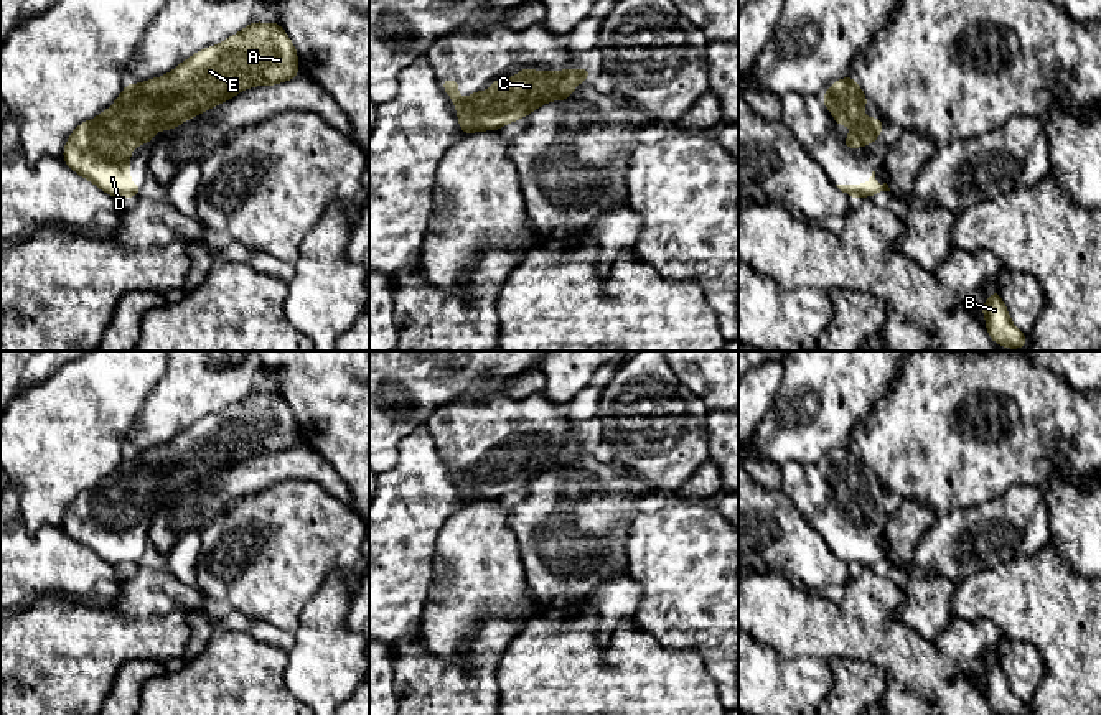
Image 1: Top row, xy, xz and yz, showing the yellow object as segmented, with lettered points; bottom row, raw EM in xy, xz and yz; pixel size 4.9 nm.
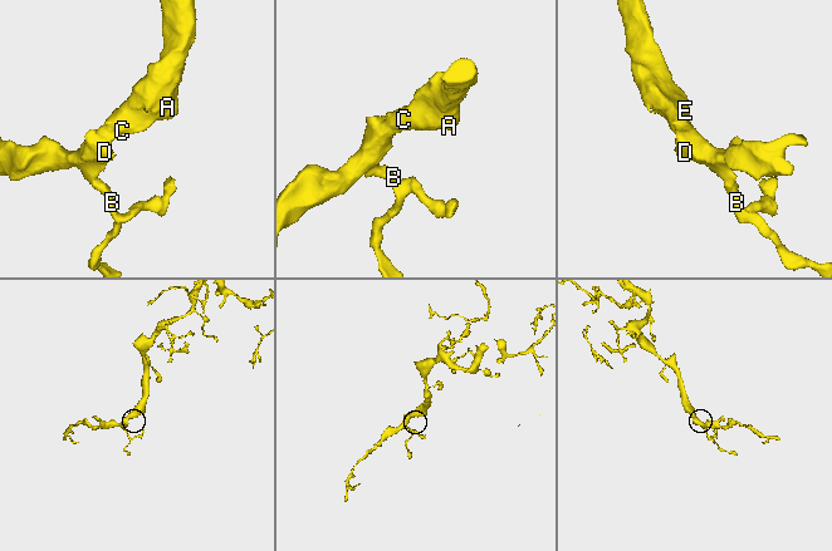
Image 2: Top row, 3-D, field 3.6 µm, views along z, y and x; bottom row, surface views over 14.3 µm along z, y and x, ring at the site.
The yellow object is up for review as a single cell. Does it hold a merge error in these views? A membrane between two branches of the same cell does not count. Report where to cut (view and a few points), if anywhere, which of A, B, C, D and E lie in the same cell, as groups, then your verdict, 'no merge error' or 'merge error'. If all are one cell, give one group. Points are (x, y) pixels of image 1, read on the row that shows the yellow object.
no cut; A B C D E; no merge error

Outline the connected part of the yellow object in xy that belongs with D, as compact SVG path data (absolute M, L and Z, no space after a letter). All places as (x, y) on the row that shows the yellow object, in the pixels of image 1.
M251 21L163 77L125 84L107 110L71 132L63 160L112 198L137 198L143 185L130 183L130 150L155 142L153 130L178 130L181 122L237 92L287 82L298 74L298 54L282 25Z

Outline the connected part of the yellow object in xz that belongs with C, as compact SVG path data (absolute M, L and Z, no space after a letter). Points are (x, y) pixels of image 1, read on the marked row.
M588 68L550 72L518 69L513 72L518 74L516 79L494 79L486 92L480 89L465 99L458 96L458 79L440 81L457 107L463 135L483 130L496 132L550 100L569 100L572 91L592 76Z

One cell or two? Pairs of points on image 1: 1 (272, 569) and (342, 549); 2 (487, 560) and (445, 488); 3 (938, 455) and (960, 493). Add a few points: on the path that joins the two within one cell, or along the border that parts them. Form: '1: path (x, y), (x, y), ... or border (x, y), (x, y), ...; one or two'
1: path (289, 554), (294, 549), (325, 549); one
2: border (463, 504), (445, 523), (435, 542); two
3: path (948, 465), (960, 476), (960, 483); one

